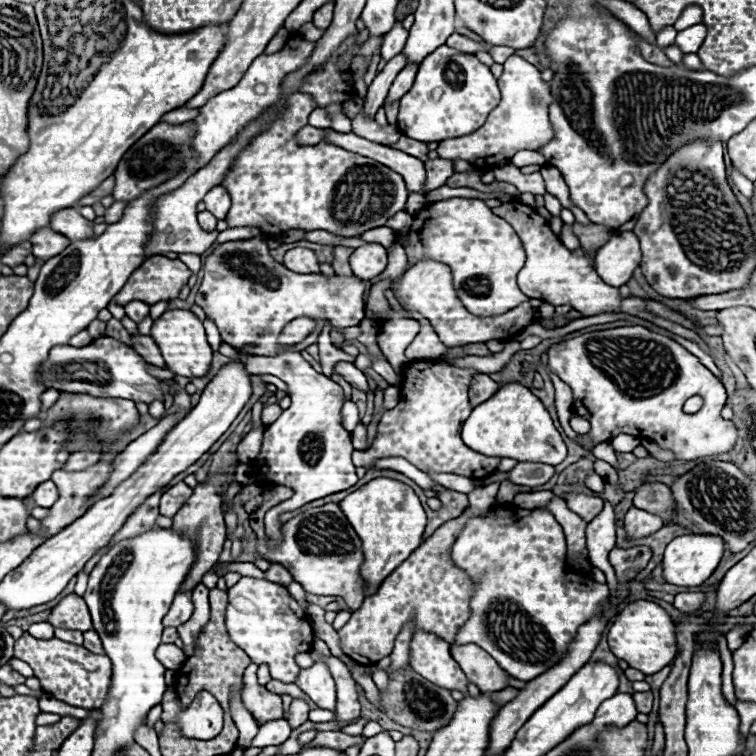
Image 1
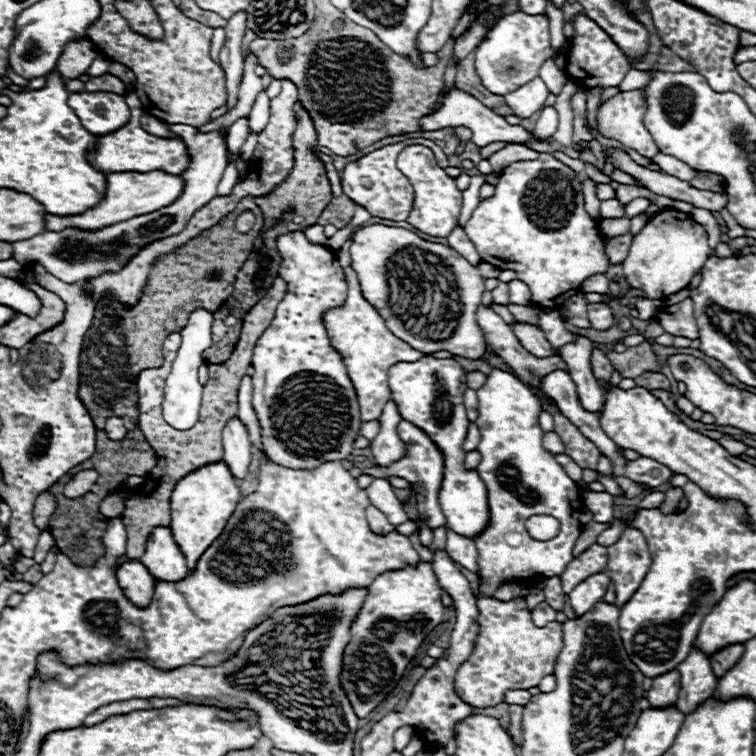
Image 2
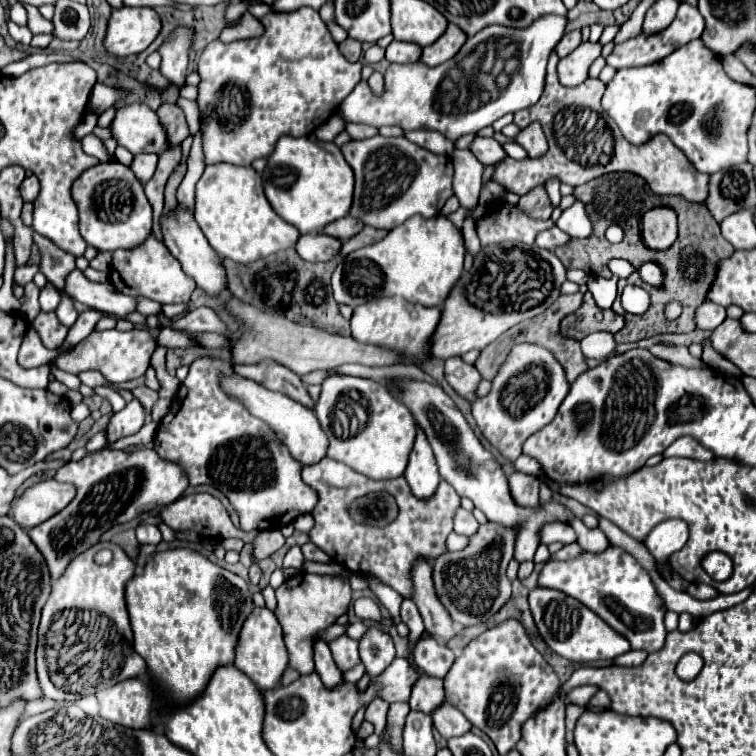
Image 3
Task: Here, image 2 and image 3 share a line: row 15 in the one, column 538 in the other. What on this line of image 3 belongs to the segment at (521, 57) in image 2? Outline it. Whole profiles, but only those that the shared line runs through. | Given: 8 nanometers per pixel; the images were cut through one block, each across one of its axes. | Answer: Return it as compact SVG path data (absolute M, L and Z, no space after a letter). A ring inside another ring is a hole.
M408 382L402 386L404 388L400 394L400 400L406 404L406 408L410 412L414 412L412 416L416 418L418 426L426 432L428 442L434 450L438 468L440 468L440 476L448 484L454 486L458 496L468 496L474 502L474 506L486 514L488 520L520 528L518 536L516 536L516 552L514 552L514 558L518 562L534 560L534 552L540 544L538 528L546 522L552 522L552 520L560 520L560 522L570 525L578 535L578 543L584 550L598 553L610 546L605 534L601 530L596 530L596 526L598 526L596 514L586 514L580 520L562 504L546 504L546 506L538 506L538 510L516 506L510 498L508 480L506 480L500 464L480 444L480 440L476 438L476 434L472 432L472 428L468 426L468 422L464 420L460 410L456 408L456 404L452 402L452 398L446 396L446 392L440 386L432 386L428 382Z

